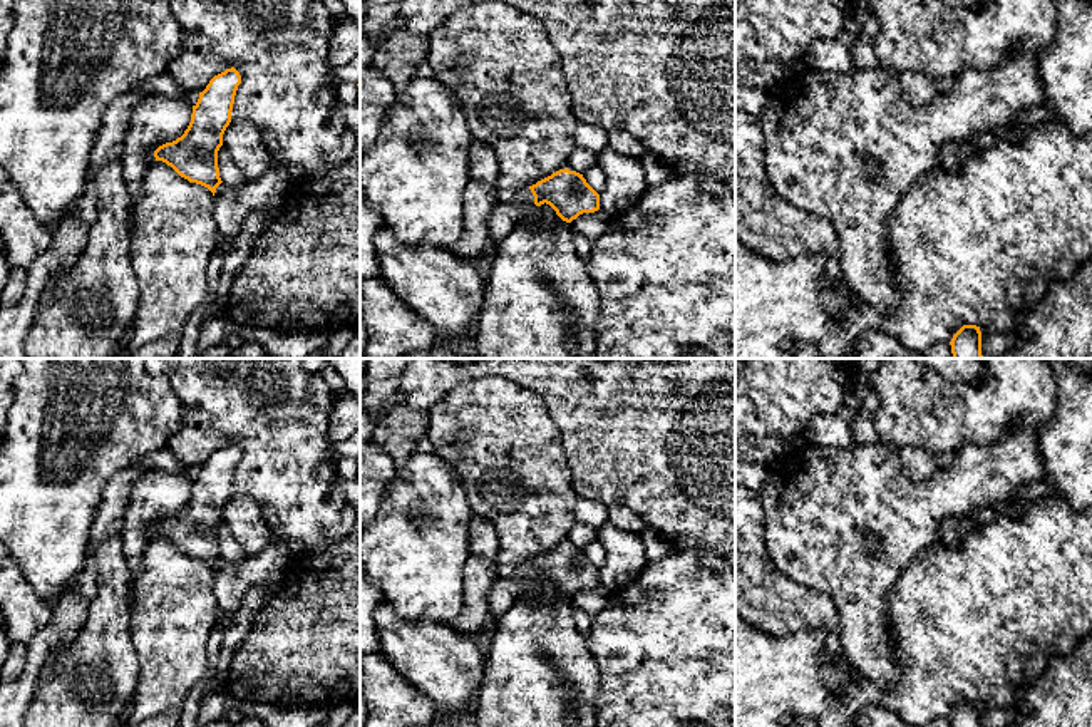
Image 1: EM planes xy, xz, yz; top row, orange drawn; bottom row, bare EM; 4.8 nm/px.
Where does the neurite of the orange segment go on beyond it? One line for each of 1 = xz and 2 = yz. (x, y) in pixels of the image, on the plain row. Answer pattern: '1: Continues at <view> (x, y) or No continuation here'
1: Continues at xz (504, 592)
2: No continuation here

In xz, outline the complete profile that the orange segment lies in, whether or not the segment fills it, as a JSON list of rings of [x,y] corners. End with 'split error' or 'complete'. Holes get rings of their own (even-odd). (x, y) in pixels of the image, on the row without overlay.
[[[559,544],[536,559],[519,566],[511,578],[497,578],[489,591],[489,620],[496,621],[523,596],[531,595],[541,580],[549,580],[556,590],[571,598],[583,588],[595,588],[600,585],[600,570],[586,558],[583,549],[576,546]]]; split error

